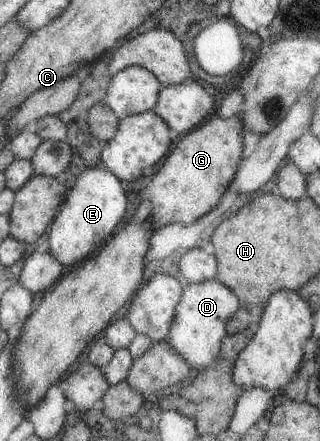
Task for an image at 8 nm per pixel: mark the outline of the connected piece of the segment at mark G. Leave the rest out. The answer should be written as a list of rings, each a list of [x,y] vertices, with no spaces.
[[[237,114],[225,120],[219,115],[211,115],[207,121],[203,121],[199,127],[187,131],[180,141],[173,145],[173,149],[163,159],[161,167],[156,173],[151,175],[151,181],[147,183],[145,189],[139,193],[150,203],[149,221],[151,221],[151,231],[157,231],[165,227],[168,223],[179,223],[179,225],[191,225],[199,217],[205,215],[208,211],[216,207],[219,197],[223,195],[226,188],[236,174],[238,162],[243,158],[245,152],[243,145],[243,127],[241,119]]]

